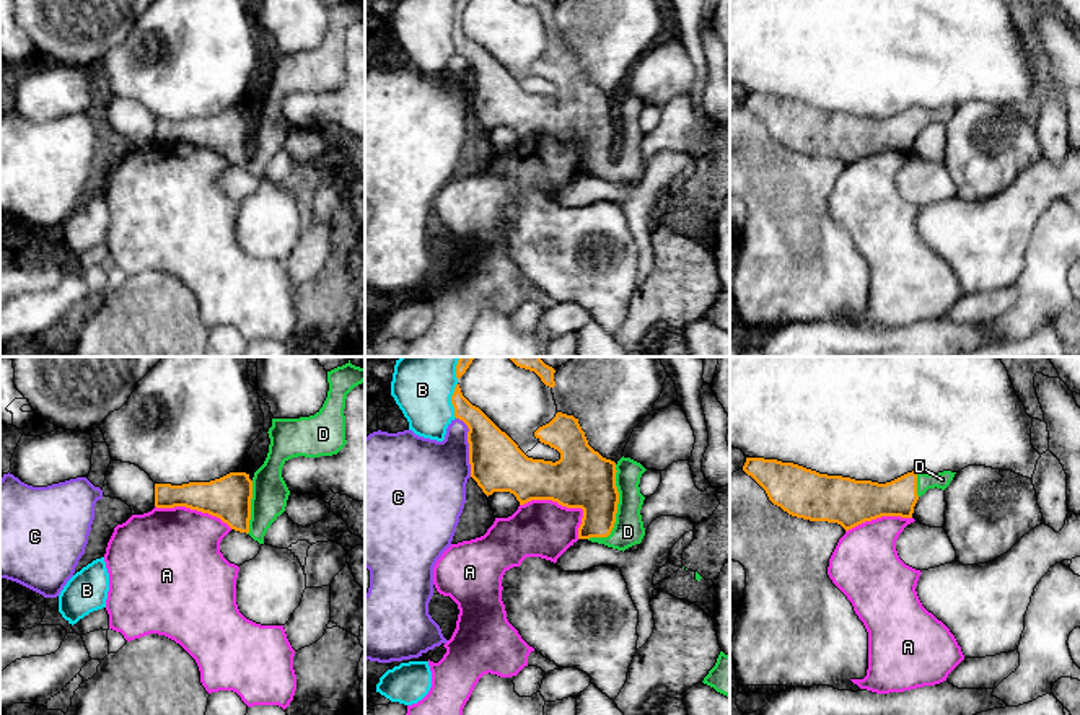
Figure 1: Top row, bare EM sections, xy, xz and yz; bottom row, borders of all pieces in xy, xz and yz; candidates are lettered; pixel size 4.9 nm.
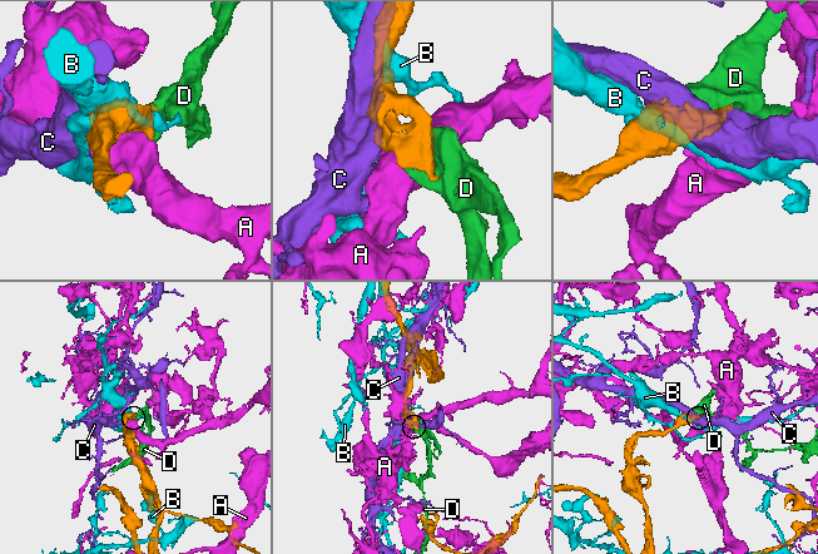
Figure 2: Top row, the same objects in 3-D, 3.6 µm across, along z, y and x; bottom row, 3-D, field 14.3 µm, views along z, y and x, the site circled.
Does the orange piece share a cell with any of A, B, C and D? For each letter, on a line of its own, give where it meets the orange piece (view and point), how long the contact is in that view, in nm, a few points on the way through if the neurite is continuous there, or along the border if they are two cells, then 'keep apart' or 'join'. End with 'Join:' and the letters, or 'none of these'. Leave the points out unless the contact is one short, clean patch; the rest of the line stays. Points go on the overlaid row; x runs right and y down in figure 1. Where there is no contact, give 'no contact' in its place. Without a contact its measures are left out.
A: contact xz (566, 505); length 340 nm; keep apart
B: contact xz (452, 401); length 180 nm; keep apart
C: contact xz (469, 447); length 300 nm; keep apart
D: contact xz (616, 510); length 400 nm; join
Join: D

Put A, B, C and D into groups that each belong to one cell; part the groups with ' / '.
A / B / C / D

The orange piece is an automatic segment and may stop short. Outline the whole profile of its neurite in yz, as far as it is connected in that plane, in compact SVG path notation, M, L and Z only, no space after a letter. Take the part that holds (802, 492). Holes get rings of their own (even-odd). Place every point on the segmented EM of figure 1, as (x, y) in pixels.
M746 458L743 471L751 476L767 493L769 500L792 516L810 521L837 523L845 531L881 516L912 518L917 500L929 489L945 490L956 472L938 474L907 472L891 482L855 480L842 476L828 476L793 463L777 459Z

